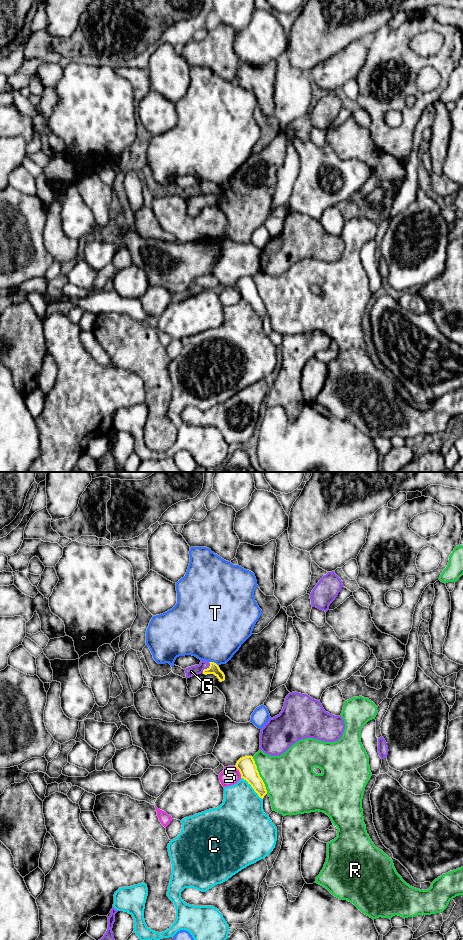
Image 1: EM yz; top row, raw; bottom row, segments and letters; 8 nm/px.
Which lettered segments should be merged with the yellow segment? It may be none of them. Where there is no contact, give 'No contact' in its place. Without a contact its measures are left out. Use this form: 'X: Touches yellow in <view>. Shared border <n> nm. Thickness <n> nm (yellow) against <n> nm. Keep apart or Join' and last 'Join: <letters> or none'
C: Touches yellow in yz. Shared border 240 nm. Thickness 150 nm (yellow) against 360 nm. Keep apart
G: Touches yellow in yz. Shared border 110 nm. Thickness 80 nm (yellow) against 80 nm. Join
R: Touches yellow in yz. Shared border 320 nm. Thickness 150 nm (yellow) against 400 nm. Keep apart
S: Touches yellow in yz. Shared border 110 nm. Thickness 150 nm (yellow) against 150 nm. Keep apart
T: Touches yellow in yz. Shared border 80 nm. Thickness 80 nm (yellow) against 480 nm. Keep apart
Join: G

